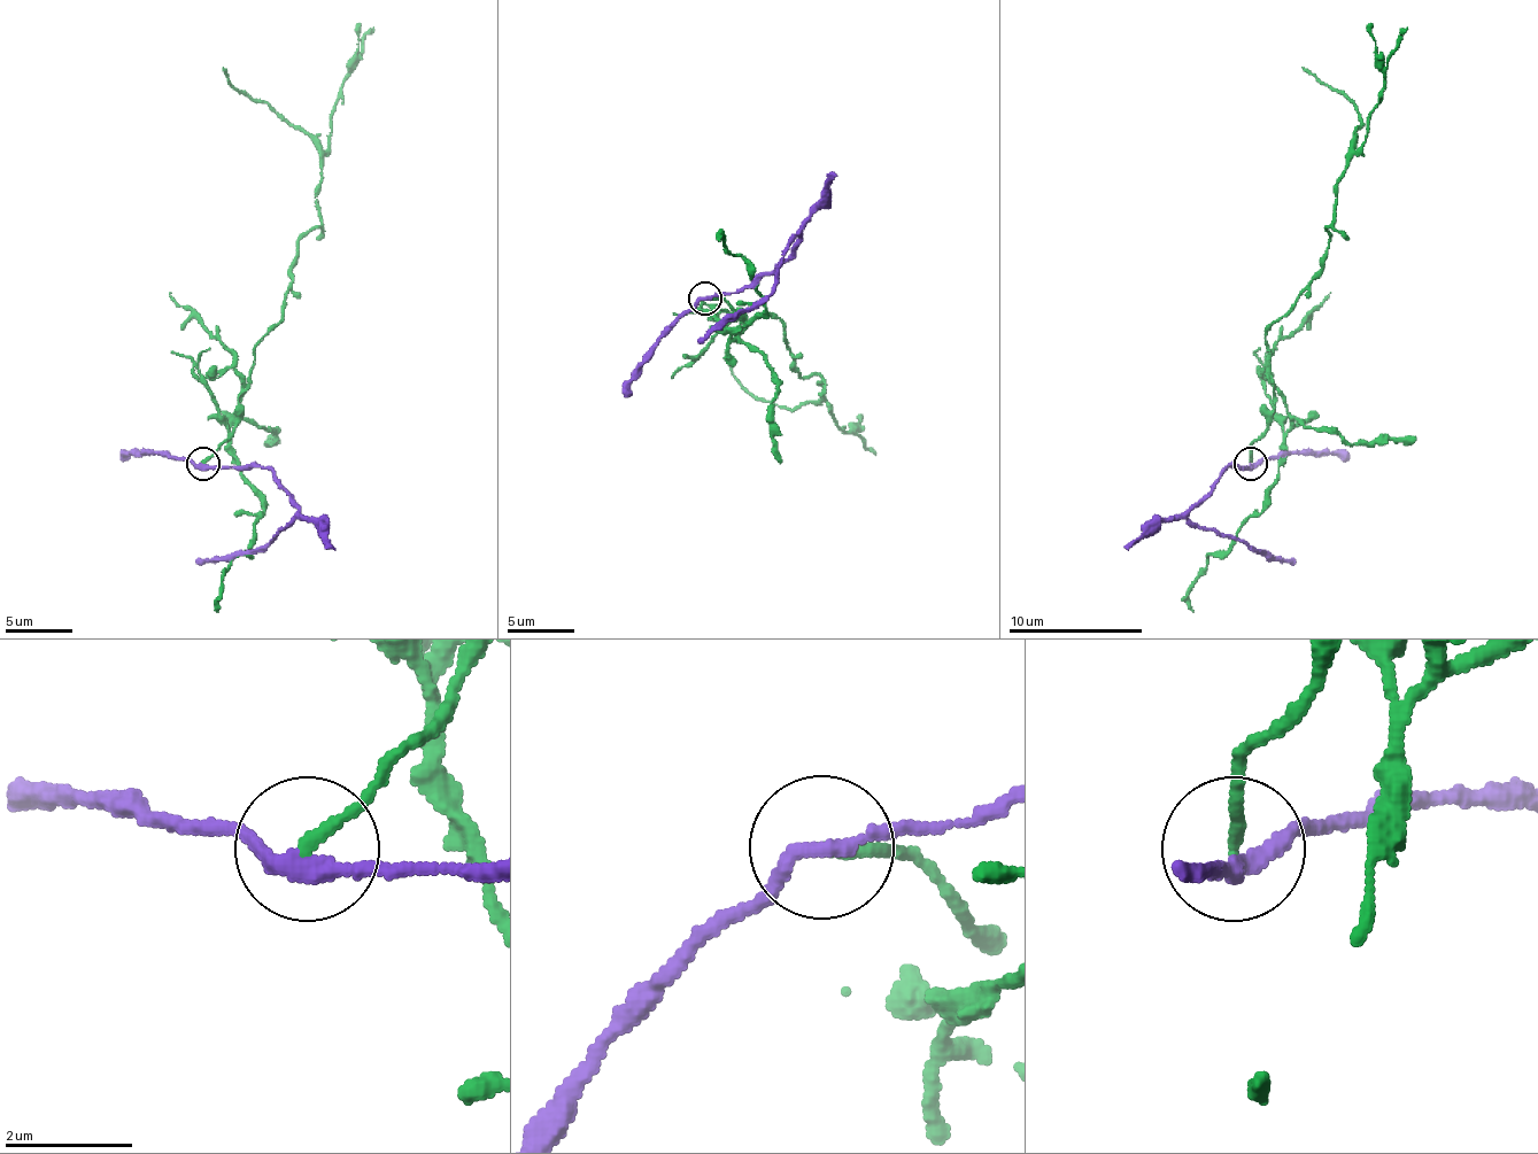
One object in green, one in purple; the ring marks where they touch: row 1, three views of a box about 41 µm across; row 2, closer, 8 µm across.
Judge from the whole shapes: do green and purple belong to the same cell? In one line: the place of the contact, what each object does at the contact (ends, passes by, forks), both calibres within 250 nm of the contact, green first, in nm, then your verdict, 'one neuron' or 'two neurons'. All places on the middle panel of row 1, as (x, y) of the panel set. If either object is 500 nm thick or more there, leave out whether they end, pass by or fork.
at (704, 297); green ends there; purple passes by; 200 nm thick on the green side, 240 nm on the other; two neurons

